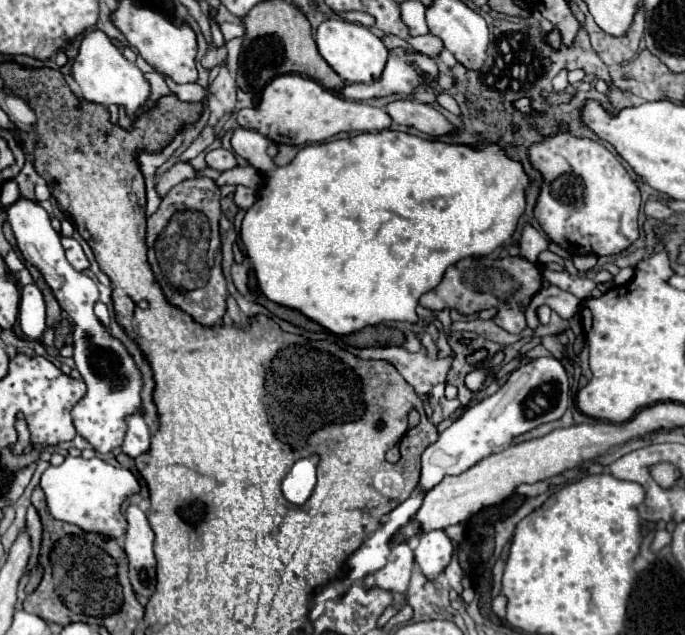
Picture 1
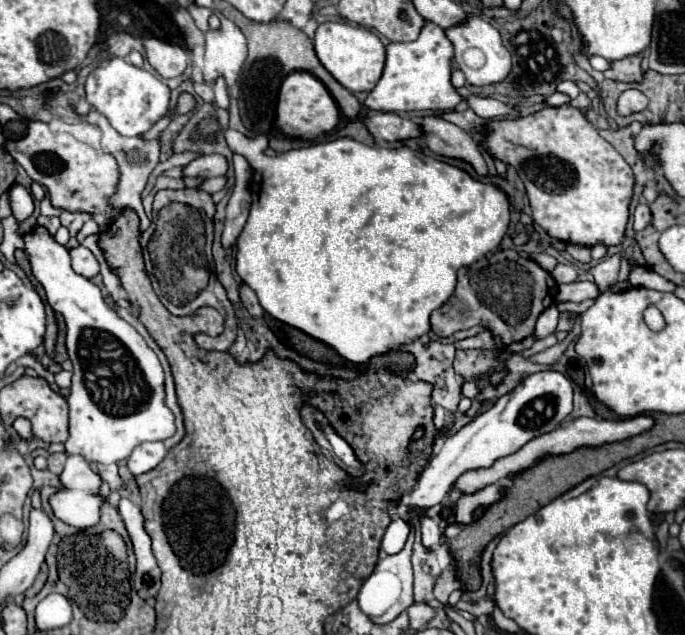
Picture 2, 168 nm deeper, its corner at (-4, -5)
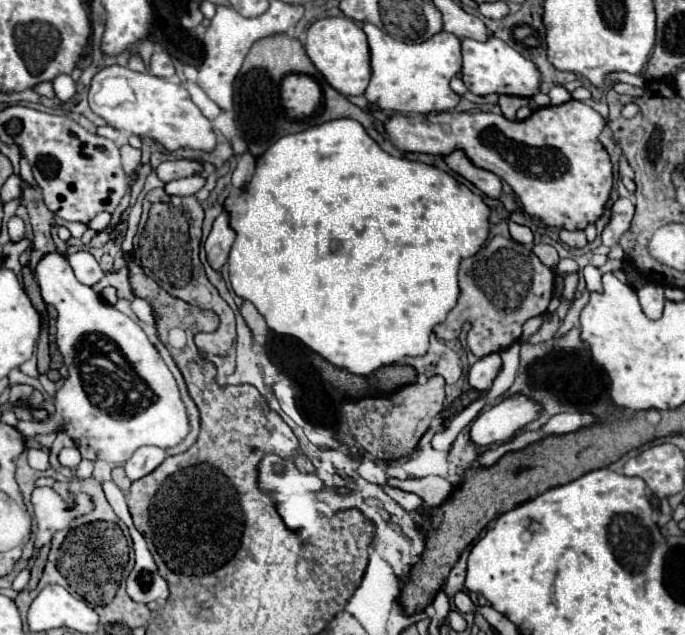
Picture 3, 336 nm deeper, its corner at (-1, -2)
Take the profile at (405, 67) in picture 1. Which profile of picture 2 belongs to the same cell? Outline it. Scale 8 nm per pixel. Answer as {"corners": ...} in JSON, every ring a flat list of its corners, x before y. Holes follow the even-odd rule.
{"corners":[[426,20,420,36,414,42,396,42,396,44,388,44,386,46,386,66,384,66,384,74,380,78,380,82,376,84,376,88,366,96,364,106,370,110,380,110,380,112,406,112,406,110,452,110,458,102,462,102,462,96,456,92,456,88,450,84,450,74,452,74,452,44,450,40,444,36,444,30]]}

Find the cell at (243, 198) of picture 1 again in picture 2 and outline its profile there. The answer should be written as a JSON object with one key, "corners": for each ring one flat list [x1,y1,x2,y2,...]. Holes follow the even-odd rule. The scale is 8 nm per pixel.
{"corners":[[234,154,234,170,236,170,236,184,232,190,232,196,226,206,226,224,224,224,224,234,222,234,222,244,232,246,236,238,240,236,248,214,250,214,250,166,246,160,238,154]]}

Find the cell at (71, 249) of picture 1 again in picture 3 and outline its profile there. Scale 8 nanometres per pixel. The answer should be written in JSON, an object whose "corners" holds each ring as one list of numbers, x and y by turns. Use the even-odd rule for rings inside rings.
{"corners":[[77,251,77,253,71,253,67,255,67,261,75,273,75,277,87,285,87,287,93,287,95,283,99,283,103,279,103,271,99,267,99,263,93,259,93,255,89,251]]}

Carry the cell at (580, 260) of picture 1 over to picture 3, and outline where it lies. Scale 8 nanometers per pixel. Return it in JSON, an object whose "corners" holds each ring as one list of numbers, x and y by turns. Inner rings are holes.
{"corners":[[561,229,559,237,561,237,561,241,563,241,563,243,567,243,569,247,585,247,585,245,587,245,585,231,583,231,583,229,575,229,575,231]]}

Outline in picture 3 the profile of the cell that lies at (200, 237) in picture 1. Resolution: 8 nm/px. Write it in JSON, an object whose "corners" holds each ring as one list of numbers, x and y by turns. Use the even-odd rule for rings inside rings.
{"corners":[[151,189,143,199,143,221,145,219,147,223,139,241,141,267,159,285,163,285,167,293,183,299,189,305,199,305,201,309,211,309,219,315,221,321,219,329,215,333,195,335,195,345,201,355,227,355,235,341,235,317,231,307,219,297,217,289,207,281,203,267,199,263,199,239,201,239,201,223,203,223,203,209,199,201,193,195,171,197,163,193,163,189],[155,201,165,201,165,203,155,203]]}

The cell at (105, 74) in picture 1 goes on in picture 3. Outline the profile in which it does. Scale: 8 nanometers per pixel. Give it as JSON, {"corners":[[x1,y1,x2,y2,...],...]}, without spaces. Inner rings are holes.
{"corners":[[119,65,105,67,91,81,89,105,95,115,107,121,107,125,139,137,151,137,169,153,177,149,195,149,211,153,217,143,211,121,191,101,187,89,181,83,173,83,163,77,137,73,129,67]]}

